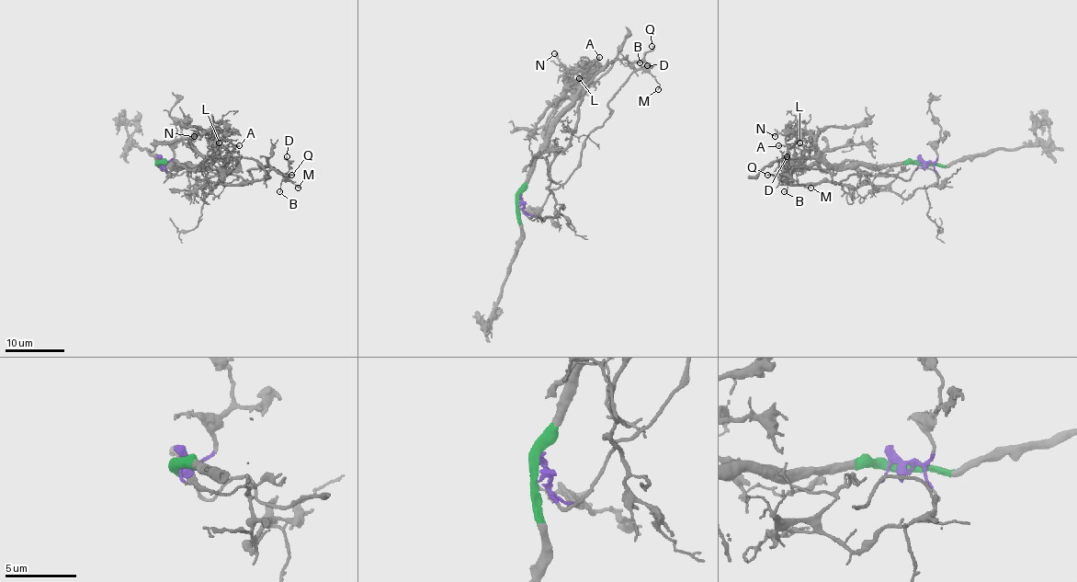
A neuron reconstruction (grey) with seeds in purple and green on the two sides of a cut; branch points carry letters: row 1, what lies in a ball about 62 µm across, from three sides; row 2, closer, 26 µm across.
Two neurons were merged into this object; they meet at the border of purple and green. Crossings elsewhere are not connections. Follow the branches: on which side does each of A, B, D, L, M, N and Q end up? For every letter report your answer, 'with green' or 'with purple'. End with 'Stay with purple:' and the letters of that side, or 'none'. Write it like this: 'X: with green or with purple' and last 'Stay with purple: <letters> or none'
A: with green
B: with purple
D: with purple
L: with green
M: with purple
N: with green
Q: with purple
Stay with purple: B, D, M, Q

